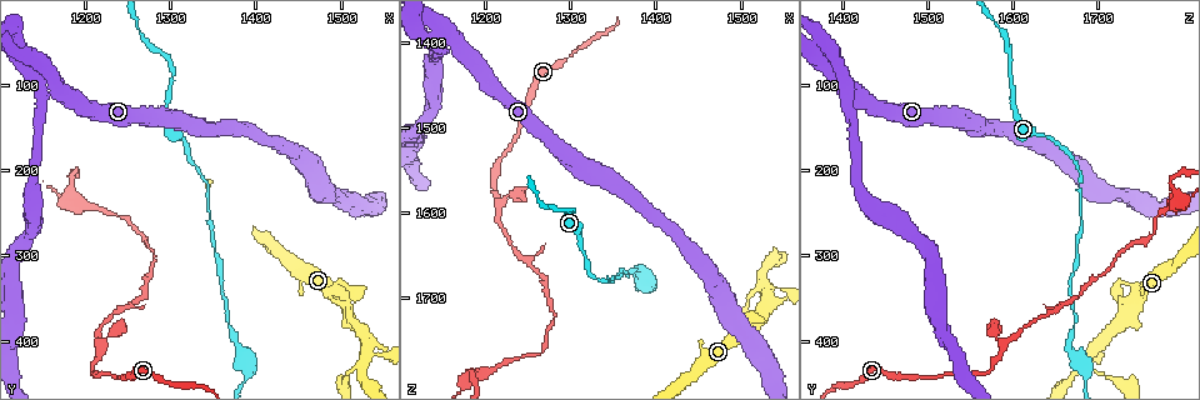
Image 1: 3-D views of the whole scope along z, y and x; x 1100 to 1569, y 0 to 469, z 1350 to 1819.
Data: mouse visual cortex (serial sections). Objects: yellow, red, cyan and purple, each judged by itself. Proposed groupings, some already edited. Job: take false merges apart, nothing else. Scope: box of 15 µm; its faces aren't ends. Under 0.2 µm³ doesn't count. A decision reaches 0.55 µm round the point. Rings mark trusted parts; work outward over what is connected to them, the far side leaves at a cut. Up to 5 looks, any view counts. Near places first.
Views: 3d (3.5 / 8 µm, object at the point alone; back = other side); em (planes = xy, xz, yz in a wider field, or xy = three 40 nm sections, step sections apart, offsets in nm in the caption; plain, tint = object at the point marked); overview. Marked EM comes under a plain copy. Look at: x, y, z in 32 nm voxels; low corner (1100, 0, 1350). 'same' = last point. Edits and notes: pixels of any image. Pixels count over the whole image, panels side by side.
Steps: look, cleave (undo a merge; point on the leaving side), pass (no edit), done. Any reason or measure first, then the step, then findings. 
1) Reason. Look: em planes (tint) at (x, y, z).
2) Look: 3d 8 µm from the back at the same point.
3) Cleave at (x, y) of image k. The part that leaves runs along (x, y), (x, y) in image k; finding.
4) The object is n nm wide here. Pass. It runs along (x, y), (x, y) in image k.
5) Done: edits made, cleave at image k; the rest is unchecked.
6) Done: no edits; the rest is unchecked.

Thin neck. Look: 3d 8 µm at (1130, 75, 1395).

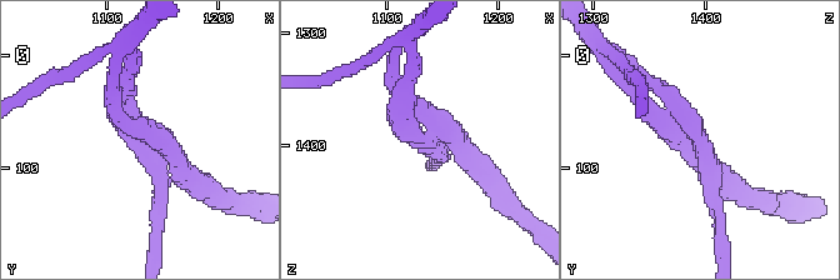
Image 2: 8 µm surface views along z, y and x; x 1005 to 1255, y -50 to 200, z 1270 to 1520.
3 arms meet here; the arms are 500, 500, 500 nm wide; now the EM. Look: em xy step 3 (tint) at (1134, 74, 1398).

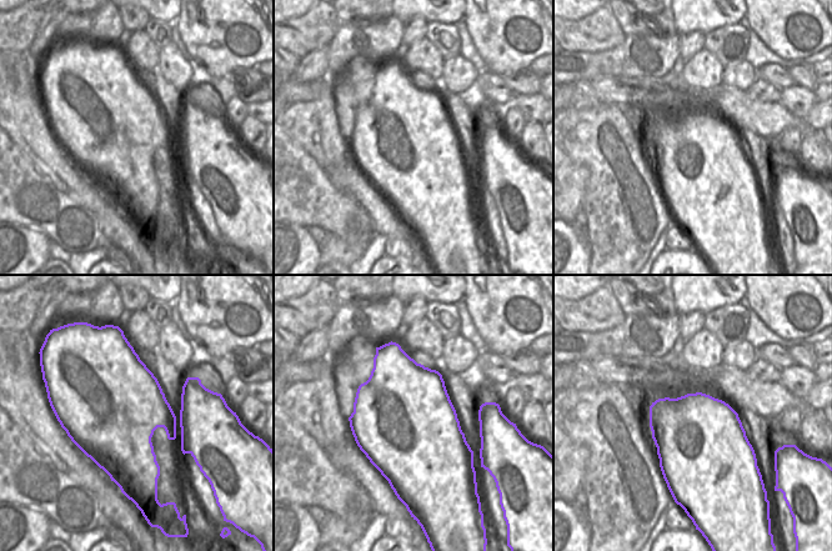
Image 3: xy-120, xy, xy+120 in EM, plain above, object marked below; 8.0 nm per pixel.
Pass. One cell here.

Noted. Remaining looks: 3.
Sharp bend. Look: em xy step 3 (tint) at (1185, 235, 1795).

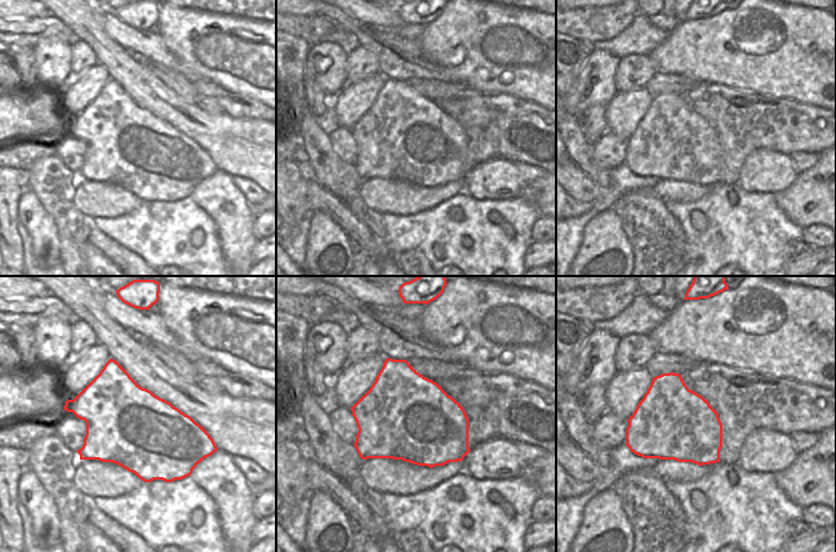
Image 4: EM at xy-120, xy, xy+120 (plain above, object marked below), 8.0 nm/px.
See where the arms go. Look: 3d 3.5 µm at the same point.

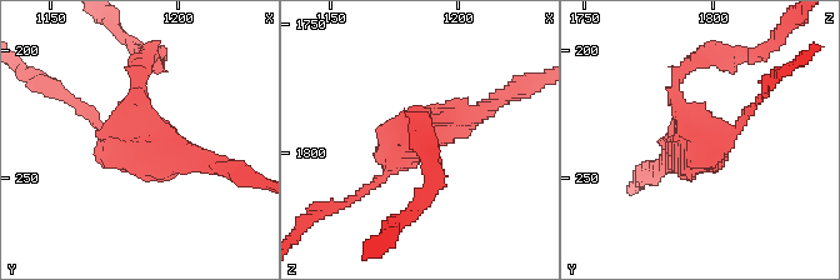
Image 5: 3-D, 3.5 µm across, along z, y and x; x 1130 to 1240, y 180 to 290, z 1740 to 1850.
The arms are 150, 200, 300 nm wide. Pass. One cell here.

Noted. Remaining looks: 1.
Done: no edits; the rest is unchecked.

